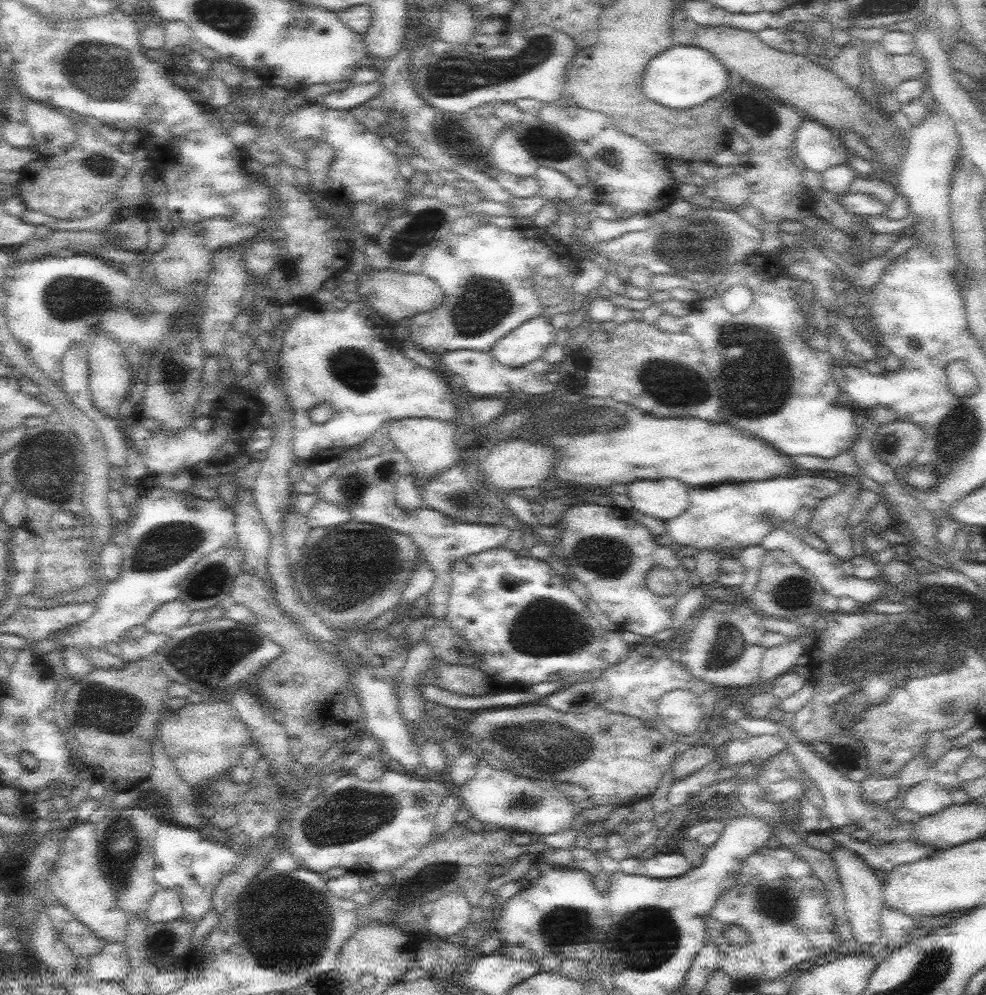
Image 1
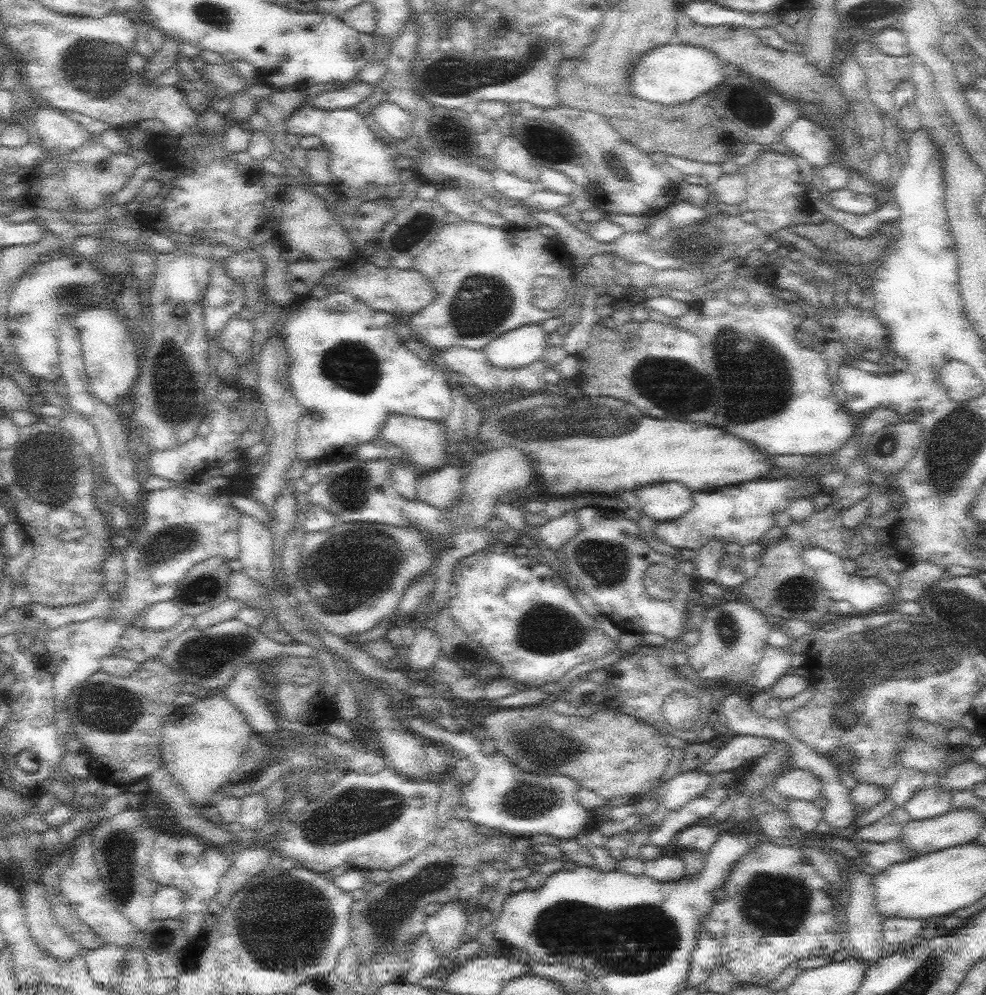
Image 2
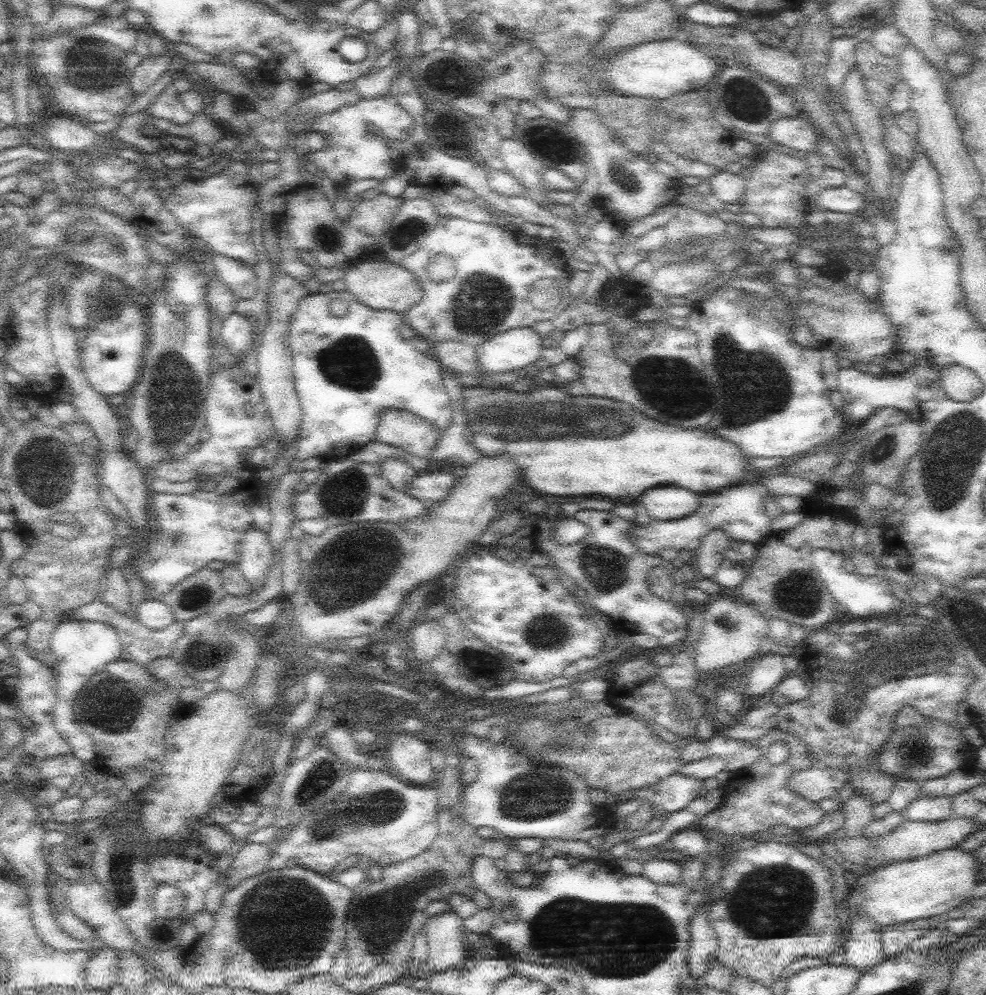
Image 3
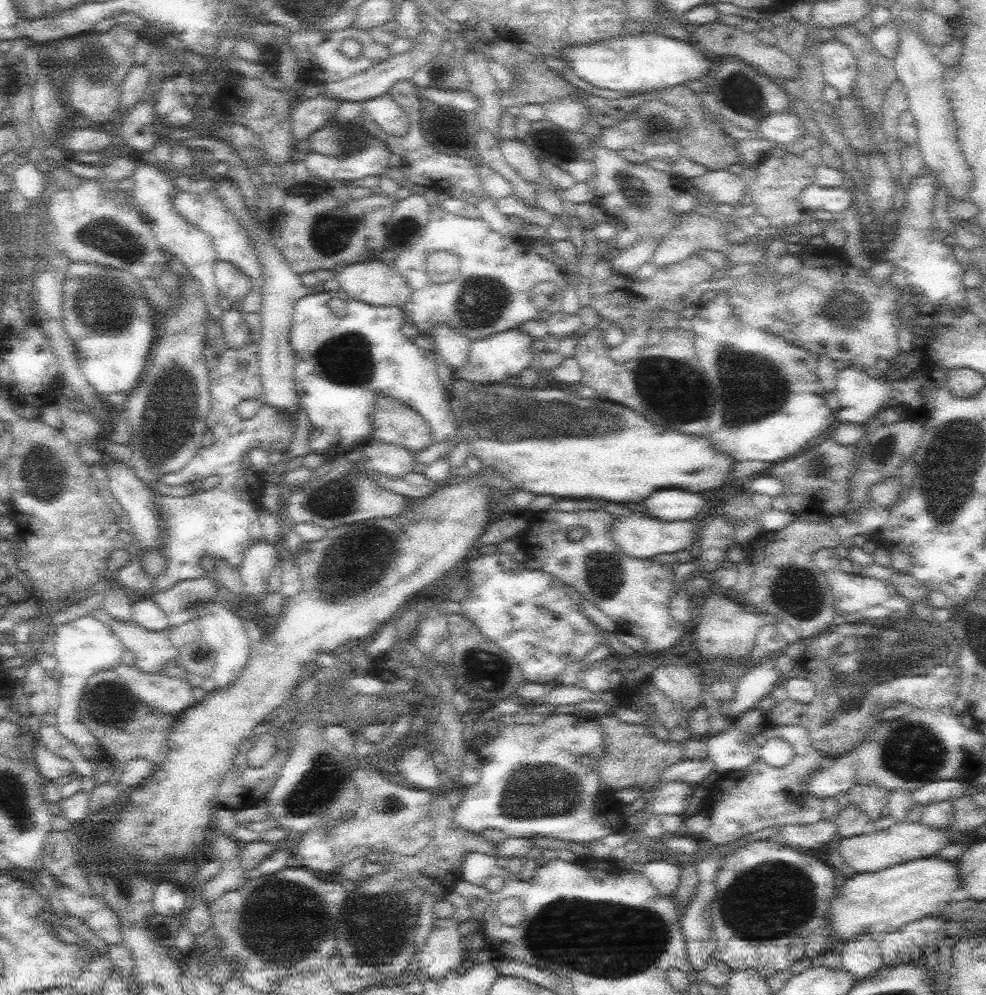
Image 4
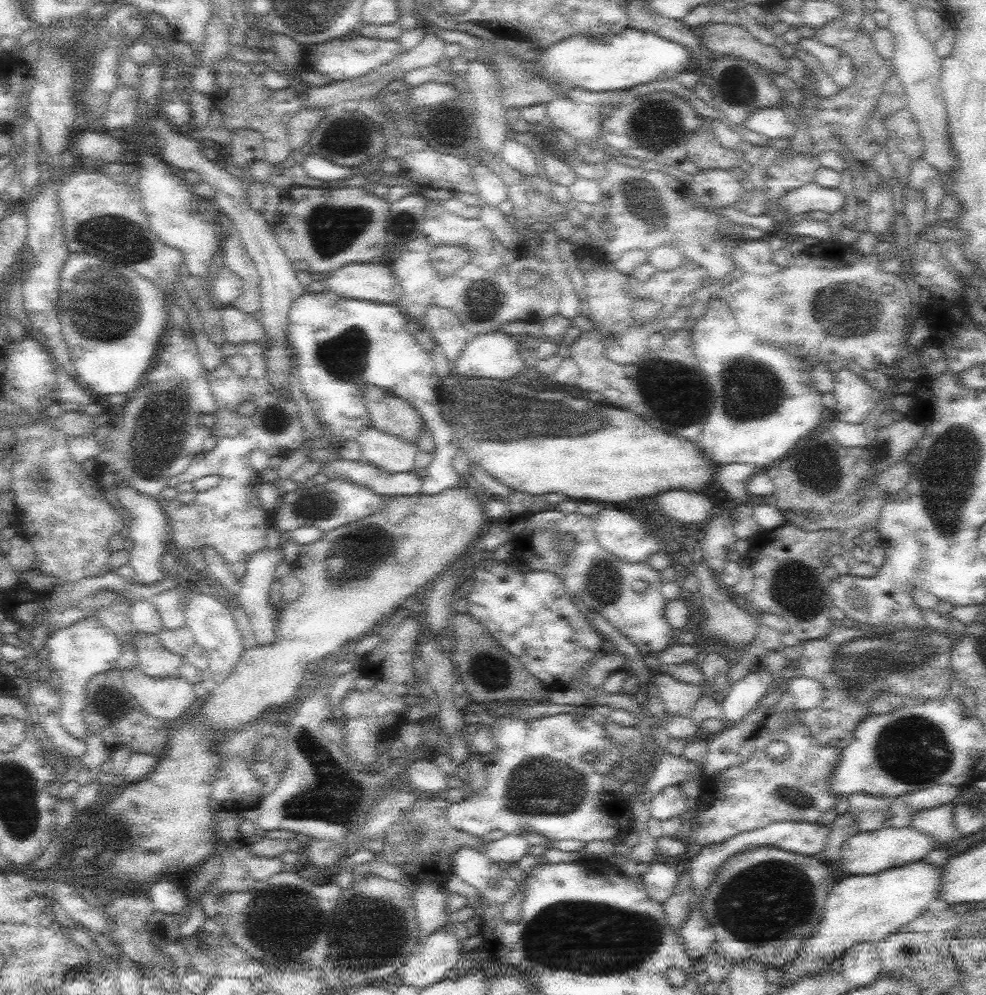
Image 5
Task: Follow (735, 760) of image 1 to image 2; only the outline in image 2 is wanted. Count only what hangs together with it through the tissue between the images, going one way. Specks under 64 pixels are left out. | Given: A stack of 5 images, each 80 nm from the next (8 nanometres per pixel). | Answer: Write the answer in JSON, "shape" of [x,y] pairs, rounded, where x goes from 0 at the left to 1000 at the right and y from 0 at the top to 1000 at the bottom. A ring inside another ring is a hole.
{"shape":[[[746,739],[737,742],[732,752],[712,770],[707,773],[726,779],[729,776],[745,775],[755,766],[764,766],[775,760],[782,752],[782,743],[776,740]]]}

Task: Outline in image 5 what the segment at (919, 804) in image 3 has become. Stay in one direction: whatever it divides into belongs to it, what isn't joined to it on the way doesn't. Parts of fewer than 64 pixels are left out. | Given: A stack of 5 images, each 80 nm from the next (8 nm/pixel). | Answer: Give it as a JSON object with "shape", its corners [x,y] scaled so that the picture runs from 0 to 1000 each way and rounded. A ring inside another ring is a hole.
{"shape":[[[961,807],[949,812],[932,814],[926,817],[923,829],[945,839],[949,846],[974,844],[978,839],[968,826],[968,811],[969,807]]]}

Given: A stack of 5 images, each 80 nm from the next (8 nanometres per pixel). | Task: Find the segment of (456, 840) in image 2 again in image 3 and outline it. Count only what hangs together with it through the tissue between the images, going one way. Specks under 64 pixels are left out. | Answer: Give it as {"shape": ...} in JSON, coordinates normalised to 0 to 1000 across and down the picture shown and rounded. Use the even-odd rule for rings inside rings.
{"shape":[[[462,814],[443,815],[445,835],[442,844],[428,858],[414,862],[414,864],[396,868],[389,871],[389,876],[385,886],[372,886],[365,892],[365,897],[358,899],[359,907],[355,909],[351,920],[350,954],[353,956],[353,971],[365,983],[373,981],[381,971],[385,969],[408,971],[414,966],[418,966],[419,947],[423,937],[431,931],[434,922],[432,914],[434,909],[440,905],[453,906],[458,898],[468,898],[478,902],[482,897],[482,886],[479,880],[479,862],[482,860],[495,860],[511,863],[517,853],[517,844],[504,839],[501,842],[489,842],[483,837],[483,832],[475,828],[468,819],[463,819]]]}

